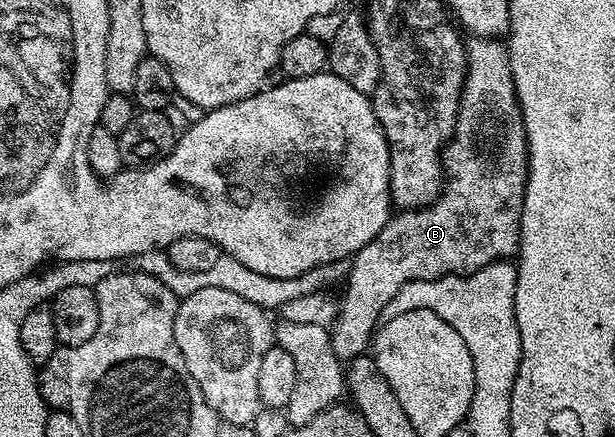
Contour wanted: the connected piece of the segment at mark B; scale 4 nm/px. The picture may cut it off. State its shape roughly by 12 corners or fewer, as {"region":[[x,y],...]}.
{"region":[[468,39],[441,194],[352,255],[329,335],[403,284],[518,253],[529,149],[509,51]]}

